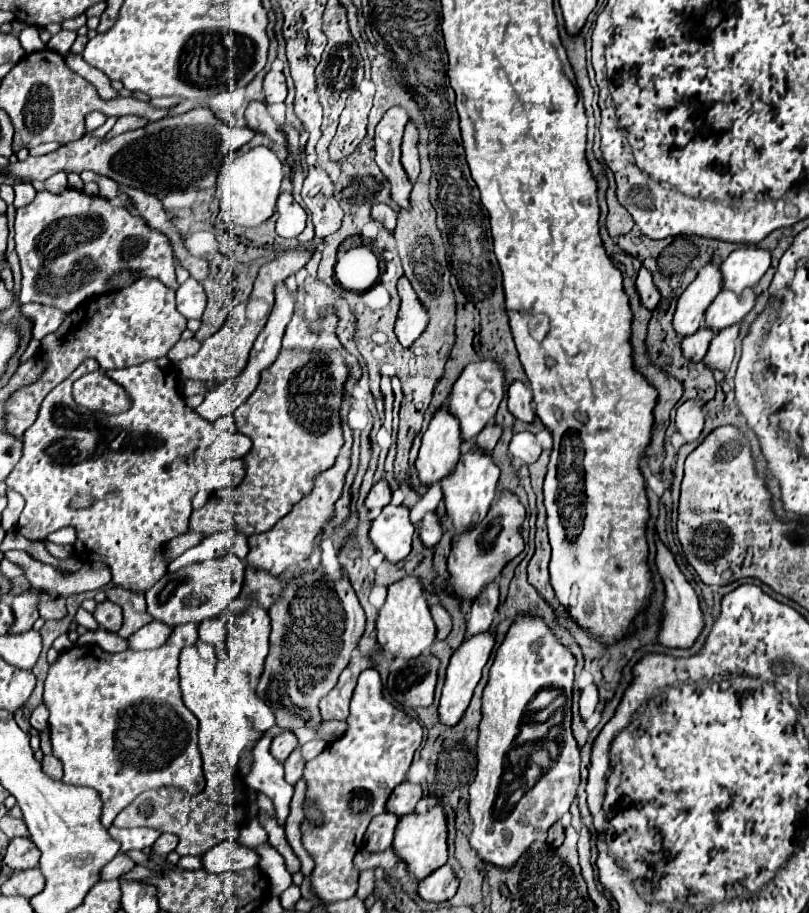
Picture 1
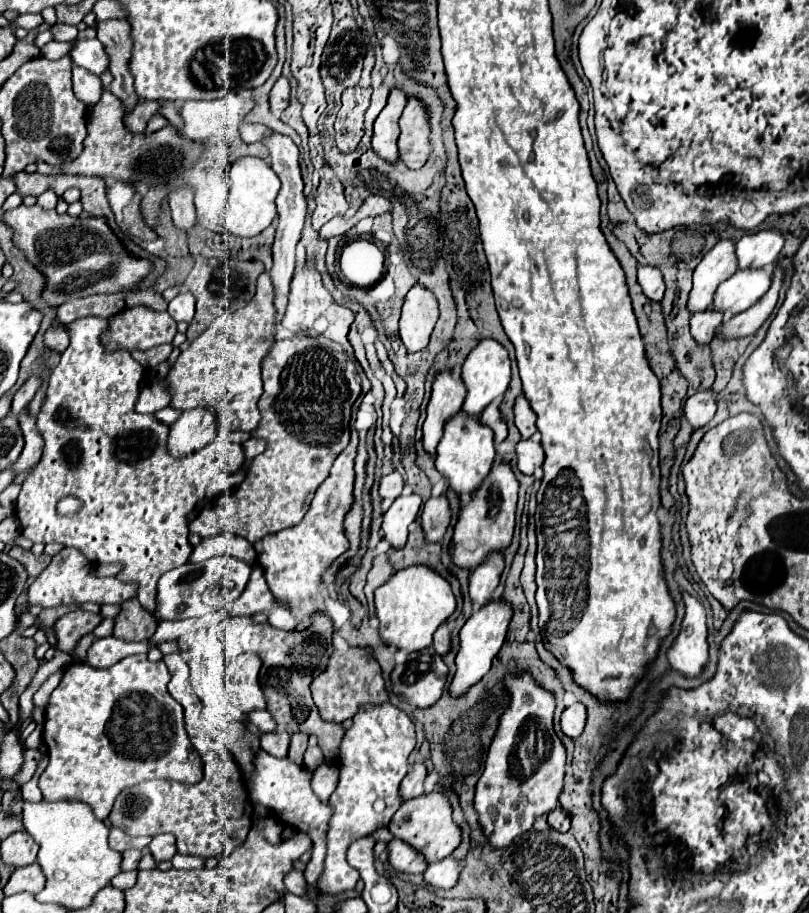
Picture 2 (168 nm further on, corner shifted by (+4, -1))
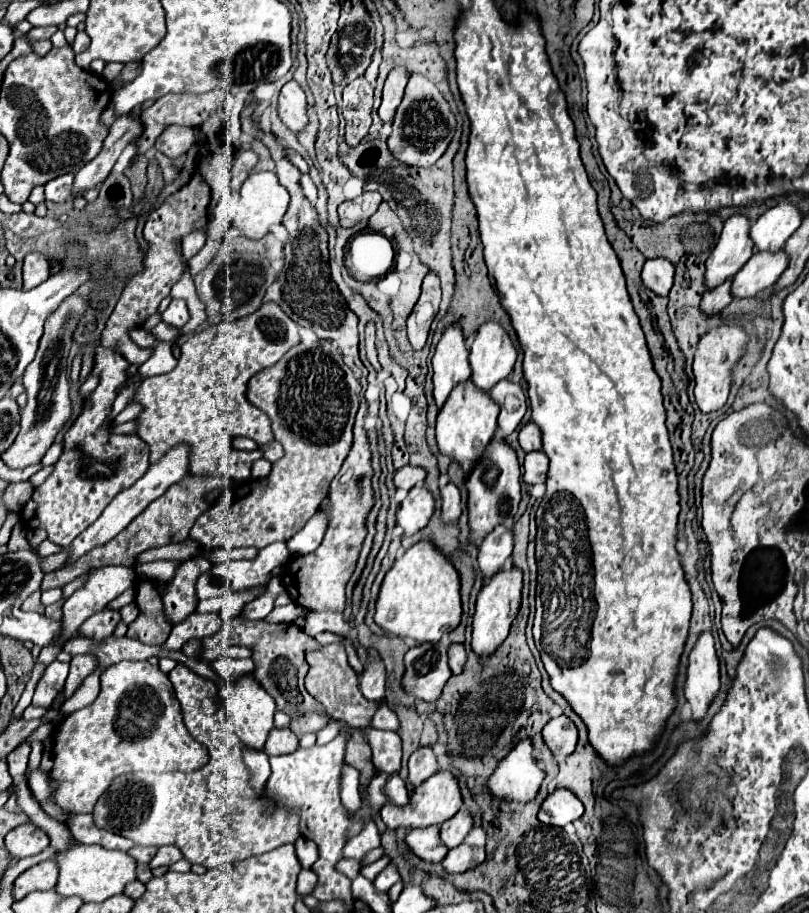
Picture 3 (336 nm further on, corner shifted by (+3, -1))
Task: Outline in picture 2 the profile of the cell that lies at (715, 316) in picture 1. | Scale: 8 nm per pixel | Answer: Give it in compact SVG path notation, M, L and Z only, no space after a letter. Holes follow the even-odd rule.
M740 269L718 287L712 309L722 313L730 311L734 315L742 313L748 307L752 307L770 289L770 283L772 283L770 271Z

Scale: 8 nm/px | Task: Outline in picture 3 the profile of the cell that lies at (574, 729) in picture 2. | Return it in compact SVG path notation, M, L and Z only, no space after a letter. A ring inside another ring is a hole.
M559 715L543 727L543 739L555 757L567 757L577 745L577 727L567 715Z

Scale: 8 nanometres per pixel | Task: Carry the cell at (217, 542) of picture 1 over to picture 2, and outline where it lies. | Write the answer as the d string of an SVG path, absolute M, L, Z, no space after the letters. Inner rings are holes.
M216 535L212 539L202 539L200 545L196 545L190 561L202 563L202 561L206 561L210 557L218 557L218 555L232 555L246 563L254 563L254 559L256 559L254 547L248 545L248 541L244 541L236 535Z

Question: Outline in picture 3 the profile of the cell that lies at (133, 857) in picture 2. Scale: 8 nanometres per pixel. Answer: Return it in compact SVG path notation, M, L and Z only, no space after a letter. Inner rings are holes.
M137 845L137 847L129 849L129 855L131 855L137 863L149 863L149 861L153 859L155 851L157 851L155 847L141 847L141 845Z

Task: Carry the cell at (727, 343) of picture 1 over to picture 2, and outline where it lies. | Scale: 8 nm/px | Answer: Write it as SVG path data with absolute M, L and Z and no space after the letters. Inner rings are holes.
M774 261L774 277L772 277L772 285L770 285L768 293L756 305L746 309L744 313L738 313L730 321L722 323L720 333L726 339L754 335L762 327L762 323L770 317L770 313L774 311L776 301L778 301L778 291L782 287L782 279L784 279L784 271L780 267L780 261Z

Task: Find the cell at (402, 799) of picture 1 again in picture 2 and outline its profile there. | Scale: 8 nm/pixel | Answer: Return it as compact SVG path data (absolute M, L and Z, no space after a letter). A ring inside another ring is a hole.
M414 763L408 771L408 775L402 779L400 793L402 799L412 799L424 793L424 779L426 779L426 765L424 763Z

